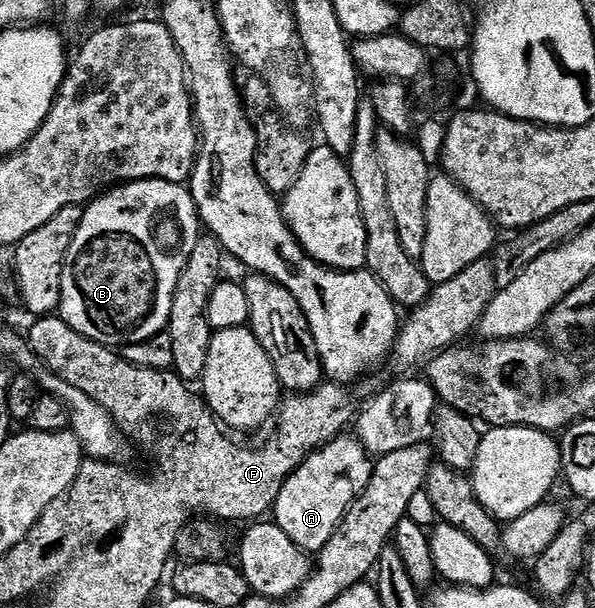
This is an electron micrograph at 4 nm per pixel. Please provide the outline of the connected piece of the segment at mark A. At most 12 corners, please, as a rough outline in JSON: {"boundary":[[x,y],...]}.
{"boundary":[[349,434],[283,482],[272,519],[321,552],[374,461]]}

